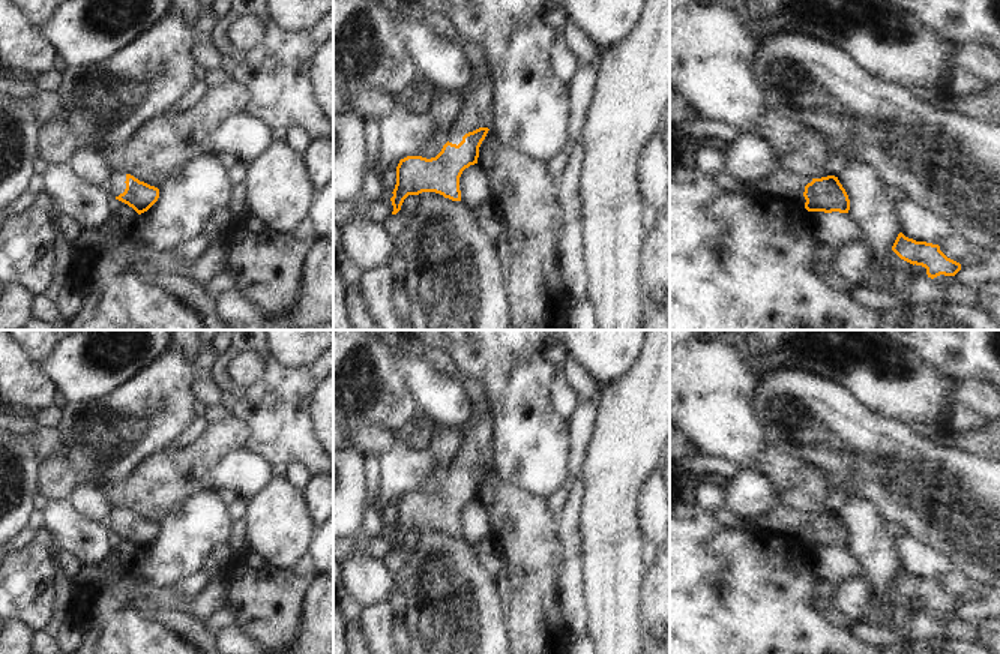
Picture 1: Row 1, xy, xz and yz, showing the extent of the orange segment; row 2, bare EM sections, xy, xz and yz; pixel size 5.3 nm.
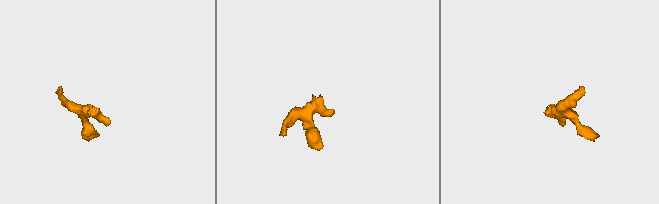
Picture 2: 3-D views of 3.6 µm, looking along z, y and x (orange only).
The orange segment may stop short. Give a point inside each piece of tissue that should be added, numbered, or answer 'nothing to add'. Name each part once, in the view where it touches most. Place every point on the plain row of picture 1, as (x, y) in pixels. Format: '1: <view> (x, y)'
1: xz (476, 447)

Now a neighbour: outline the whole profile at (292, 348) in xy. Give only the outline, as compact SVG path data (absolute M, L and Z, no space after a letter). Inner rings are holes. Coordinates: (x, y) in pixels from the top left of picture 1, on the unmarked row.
M267 330L267 348L287 369L311 366L332 344L333 330Z

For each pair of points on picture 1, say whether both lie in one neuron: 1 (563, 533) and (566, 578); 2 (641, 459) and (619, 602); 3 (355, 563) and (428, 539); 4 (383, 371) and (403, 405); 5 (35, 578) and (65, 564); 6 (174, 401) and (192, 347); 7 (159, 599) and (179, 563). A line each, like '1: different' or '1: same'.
1: same
2: same
3: different
4: same
5: different
6: different
7: different

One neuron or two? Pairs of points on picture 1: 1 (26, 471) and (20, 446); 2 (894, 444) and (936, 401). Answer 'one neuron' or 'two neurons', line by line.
1: one neuron
2: two neurons

